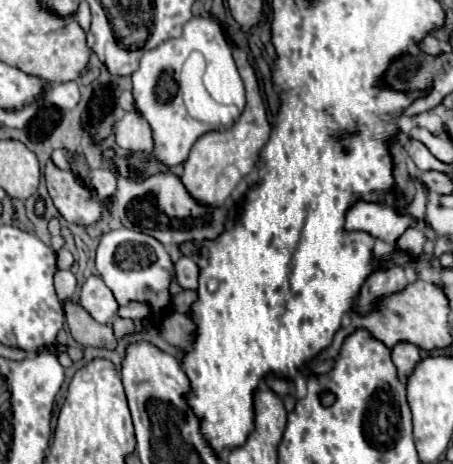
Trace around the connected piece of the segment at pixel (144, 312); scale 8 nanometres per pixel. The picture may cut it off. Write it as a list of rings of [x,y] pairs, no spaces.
[[[130,302],[130,304],[122,306],[118,310],[118,314],[122,318],[130,318],[130,320],[134,320],[134,318],[146,318],[146,316],[150,316],[150,306],[144,304],[144,302]]]

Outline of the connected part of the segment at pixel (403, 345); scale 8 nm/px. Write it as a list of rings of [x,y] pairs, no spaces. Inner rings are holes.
[[[400,342],[392,348],[392,362],[396,364],[396,370],[398,370],[398,378],[402,382],[408,380],[408,376],[414,372],[416,364],[422,360],[420,356],[420,350],[414,346],[414,344],[408,344],[408,342]]]

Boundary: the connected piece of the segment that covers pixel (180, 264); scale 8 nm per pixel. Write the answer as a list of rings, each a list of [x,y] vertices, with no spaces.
[[[180,256],[180,260],[174,264],[174,278],[182,288],[196,290],[198,288],[198,264],[188,256]]]

